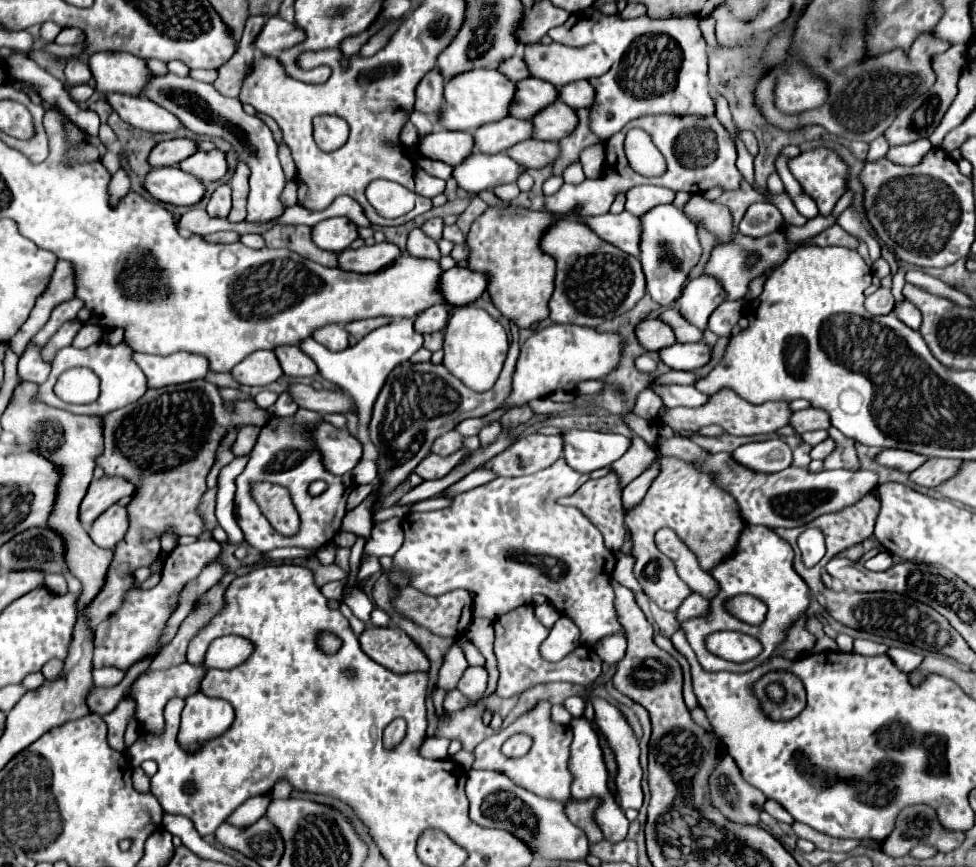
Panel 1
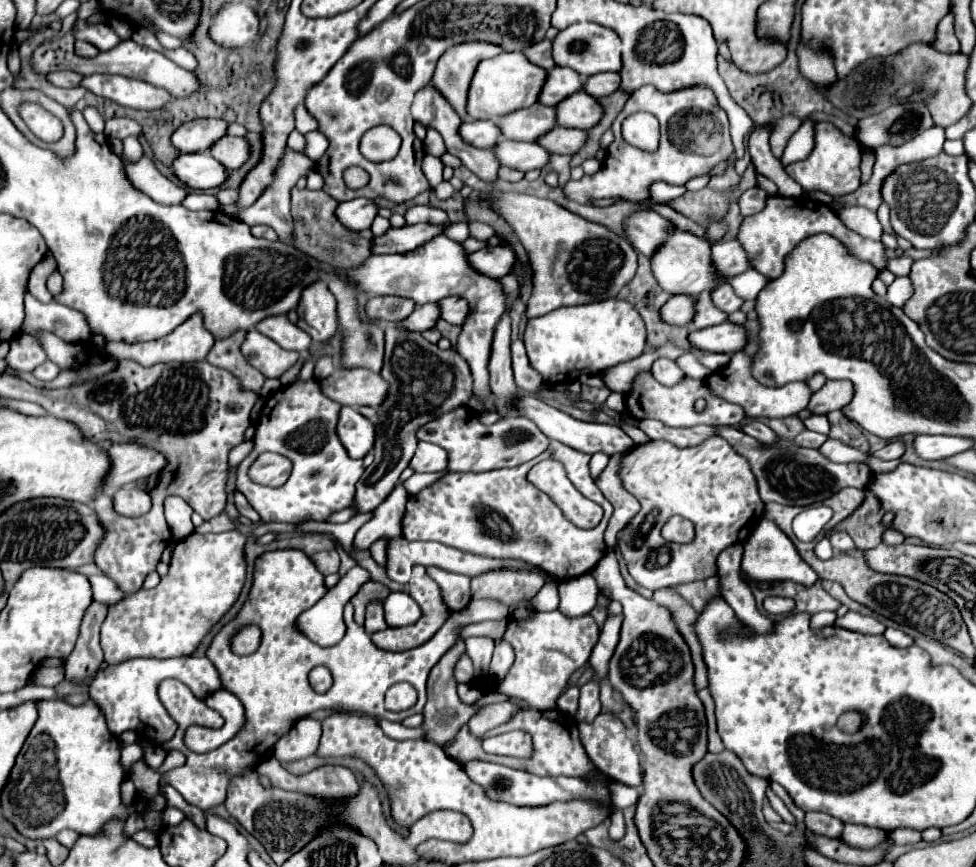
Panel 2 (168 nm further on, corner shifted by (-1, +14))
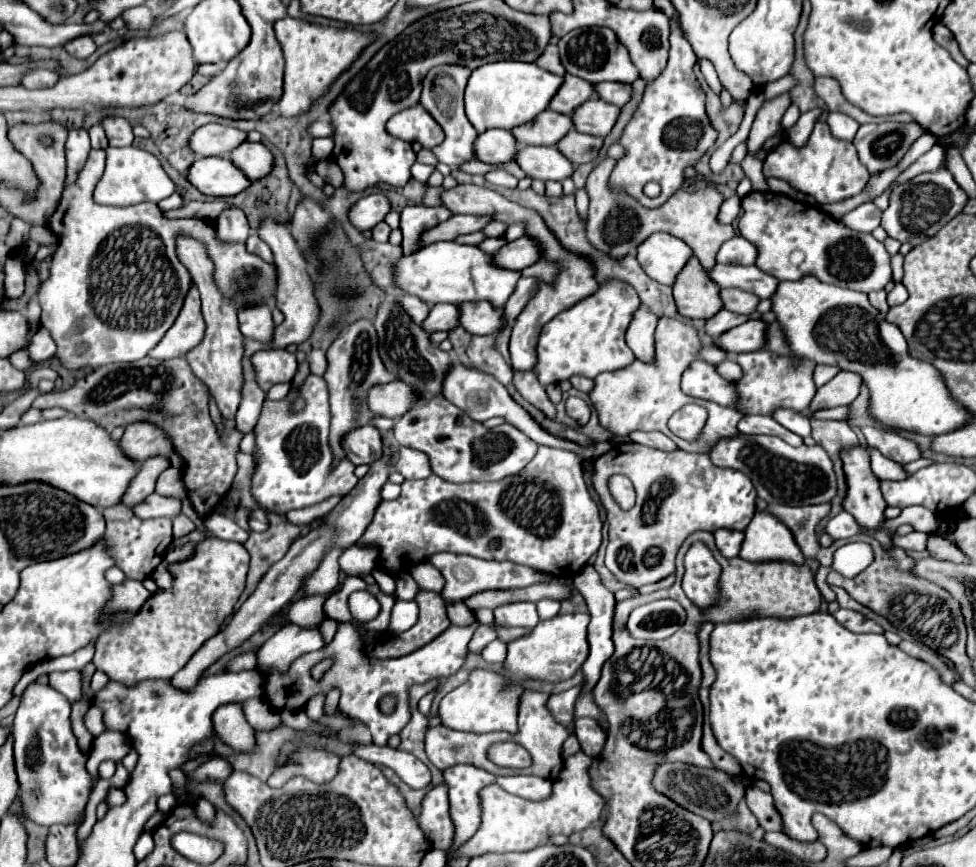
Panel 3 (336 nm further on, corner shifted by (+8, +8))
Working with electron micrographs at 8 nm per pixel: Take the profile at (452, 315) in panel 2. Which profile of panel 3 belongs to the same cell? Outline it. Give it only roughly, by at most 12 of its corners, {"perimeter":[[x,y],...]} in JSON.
{"perimeter":[[462,302],[458,326],[470,334],[498,334],[502,308]]}

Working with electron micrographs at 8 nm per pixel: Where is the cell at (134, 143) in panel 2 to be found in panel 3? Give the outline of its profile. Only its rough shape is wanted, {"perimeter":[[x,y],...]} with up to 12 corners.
{"perimeter":[[124,118],[104,126],[110,146],[130,146],[132,126]]}

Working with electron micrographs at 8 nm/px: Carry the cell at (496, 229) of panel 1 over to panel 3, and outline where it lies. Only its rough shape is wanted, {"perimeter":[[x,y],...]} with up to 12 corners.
{"perimeter":[[422,104],[394,114],[388,134],[434,148],[444,140],[440,124]]}

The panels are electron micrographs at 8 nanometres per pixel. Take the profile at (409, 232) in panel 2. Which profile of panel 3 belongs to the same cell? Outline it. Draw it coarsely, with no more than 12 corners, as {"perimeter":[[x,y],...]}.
{"perimeter":[[450,216],[420,236],[420,246],[482,230],[490,220]]}

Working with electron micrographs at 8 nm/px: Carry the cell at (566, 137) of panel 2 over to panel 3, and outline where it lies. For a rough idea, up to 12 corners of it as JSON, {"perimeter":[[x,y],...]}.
{"perimeter":[[570,130],[556,148],[572,162],[596,158],[602,138]]}

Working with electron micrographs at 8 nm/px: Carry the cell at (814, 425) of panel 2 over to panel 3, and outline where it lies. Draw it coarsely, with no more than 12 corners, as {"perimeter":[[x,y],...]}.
{"perimeter":[[778,410],[774,420],[794,434],[812,434],[810,420],[800,412]]}

